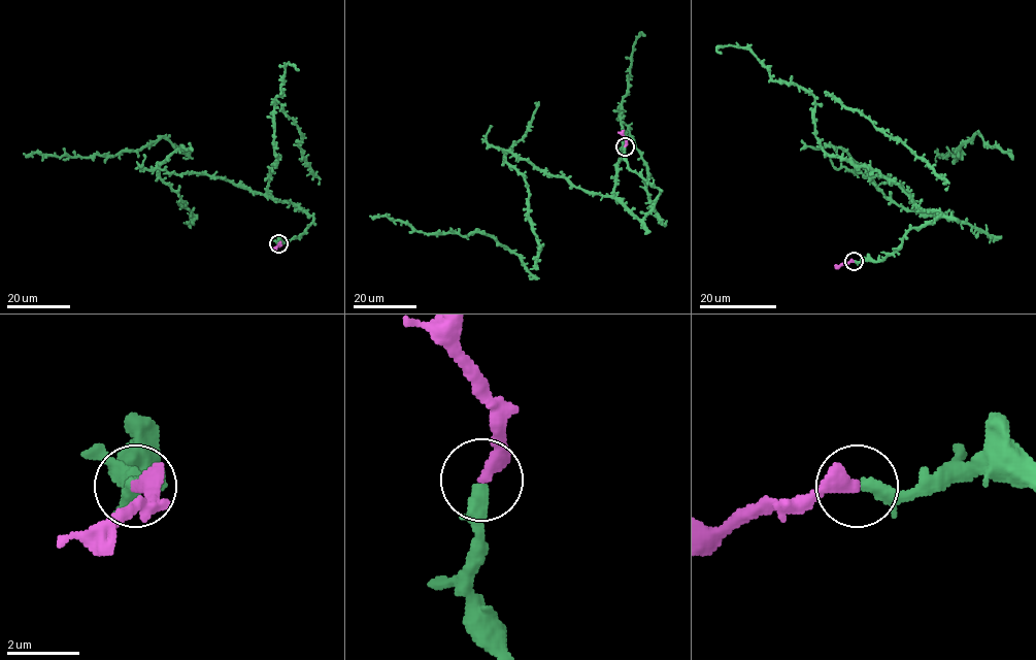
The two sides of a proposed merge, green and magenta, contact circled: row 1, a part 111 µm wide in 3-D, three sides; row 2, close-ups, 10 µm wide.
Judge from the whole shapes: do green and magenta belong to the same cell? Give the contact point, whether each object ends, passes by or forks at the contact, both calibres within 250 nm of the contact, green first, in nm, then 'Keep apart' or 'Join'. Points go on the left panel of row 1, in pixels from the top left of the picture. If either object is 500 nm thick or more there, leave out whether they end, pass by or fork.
Place: (278, 243). At the ring green passes by. At the ring magenta ends. Thickness 280 nm (green) against 440 nm. Join

